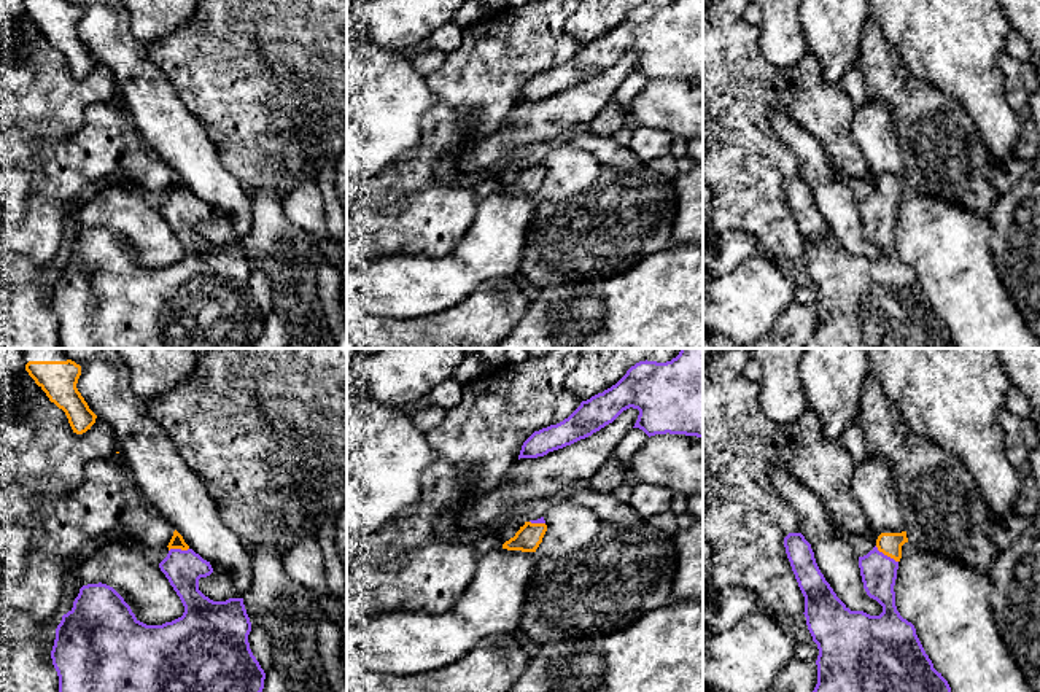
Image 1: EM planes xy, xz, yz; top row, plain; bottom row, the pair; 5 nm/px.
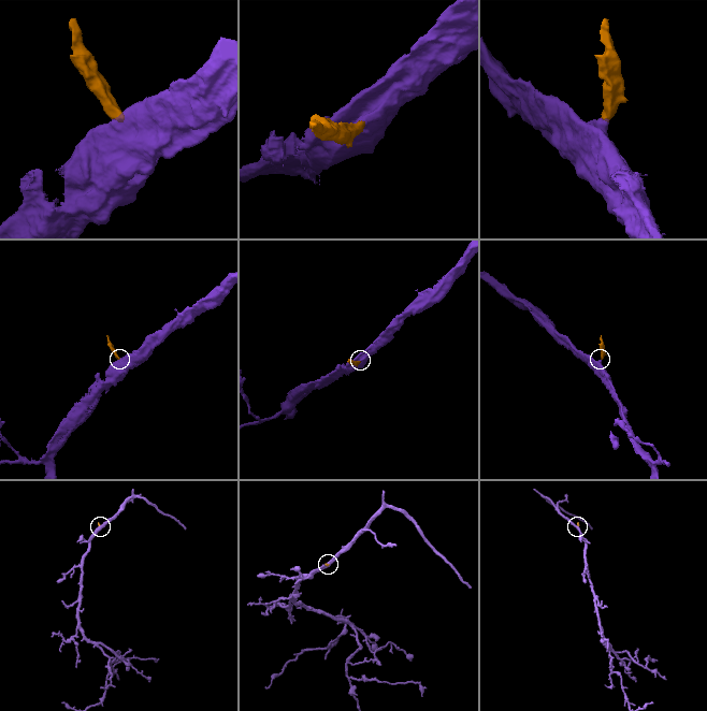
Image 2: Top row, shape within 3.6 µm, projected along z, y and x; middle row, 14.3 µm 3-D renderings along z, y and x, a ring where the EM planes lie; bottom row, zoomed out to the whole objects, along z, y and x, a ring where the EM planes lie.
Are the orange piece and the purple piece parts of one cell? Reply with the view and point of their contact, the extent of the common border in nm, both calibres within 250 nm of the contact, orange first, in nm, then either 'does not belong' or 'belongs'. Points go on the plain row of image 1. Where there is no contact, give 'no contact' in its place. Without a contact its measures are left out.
yz (886, 198) | 150 nm | 110/180 nm | belongs

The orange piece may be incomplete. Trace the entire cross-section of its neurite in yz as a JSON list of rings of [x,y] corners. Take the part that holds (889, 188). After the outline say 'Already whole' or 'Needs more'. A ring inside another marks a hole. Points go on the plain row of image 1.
[[[906,175],[881,177],[876,189],[859,200],[867,239],[883,250],[879,259],[851,255],[821,216],[811,188],[801,177],[789,177],[784,191],[805,240],[805,261],[819,299],[817,328],[805,348],[956,348],[948,325],[933,312],[916,272],[895,250],[895,223]]]. Needs more

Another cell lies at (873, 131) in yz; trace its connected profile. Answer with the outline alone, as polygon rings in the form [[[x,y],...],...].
[[[868,100],[857,108],[851,122],[852,138],[868,164],[867,181],[876,186],[881,177],[905,175],[905,164],[889,108]]]

